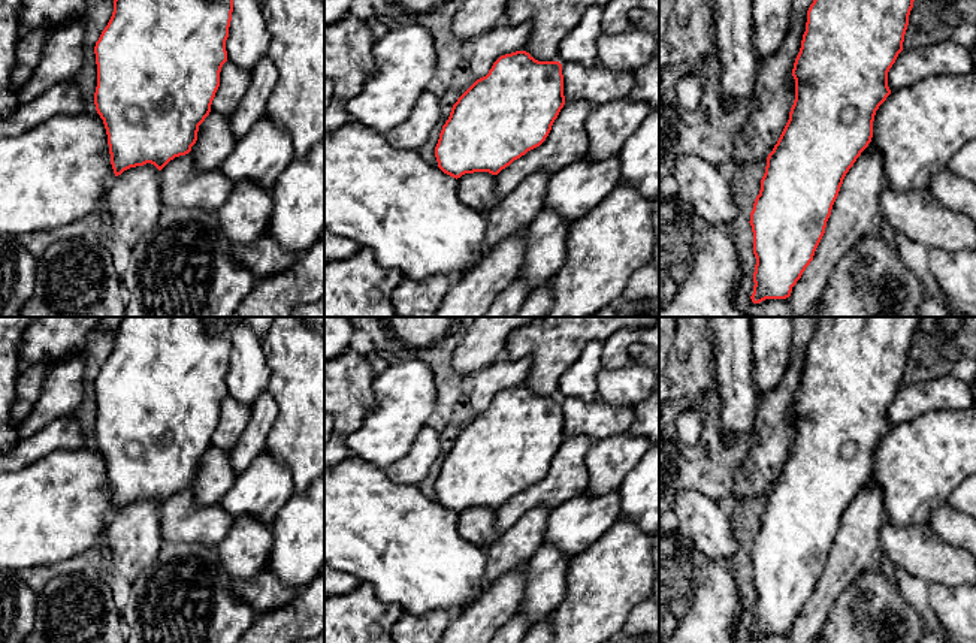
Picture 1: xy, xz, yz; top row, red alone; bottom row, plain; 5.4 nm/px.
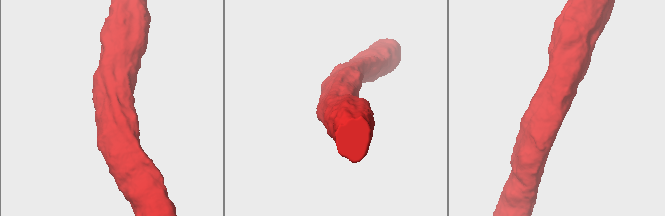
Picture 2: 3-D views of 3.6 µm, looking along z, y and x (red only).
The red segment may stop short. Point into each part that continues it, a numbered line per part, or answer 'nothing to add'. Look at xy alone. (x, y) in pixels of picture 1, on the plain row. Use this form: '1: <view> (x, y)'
1: xy (133, 534)

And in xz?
1: xz (477, 525)

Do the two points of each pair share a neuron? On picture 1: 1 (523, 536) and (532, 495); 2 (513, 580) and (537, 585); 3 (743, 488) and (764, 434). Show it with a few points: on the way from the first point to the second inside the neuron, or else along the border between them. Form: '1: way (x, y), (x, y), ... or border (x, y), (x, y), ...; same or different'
1: border (552, 509), (534, 506), (502, 533); different
2: border (526, 564), (525, 592), (514, 612); different
3: way (755, 474), (764, 461), (764, 447); same

